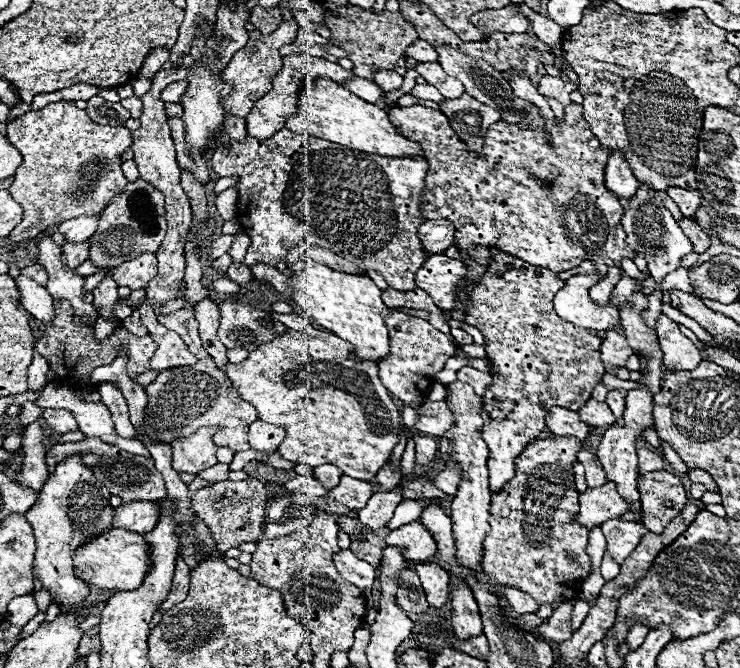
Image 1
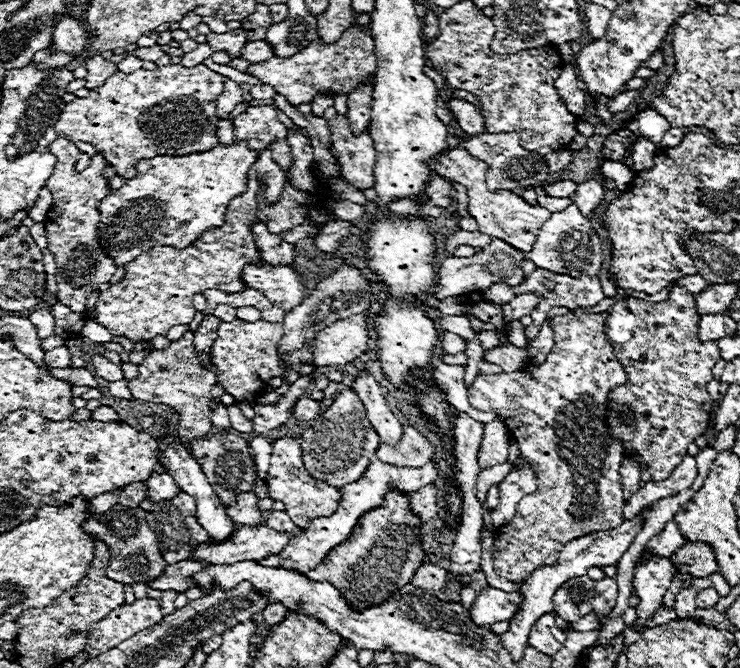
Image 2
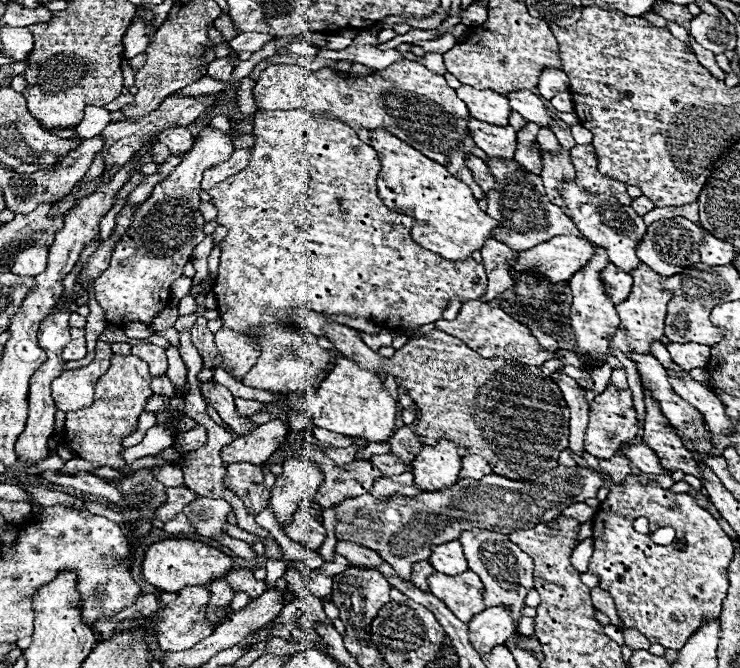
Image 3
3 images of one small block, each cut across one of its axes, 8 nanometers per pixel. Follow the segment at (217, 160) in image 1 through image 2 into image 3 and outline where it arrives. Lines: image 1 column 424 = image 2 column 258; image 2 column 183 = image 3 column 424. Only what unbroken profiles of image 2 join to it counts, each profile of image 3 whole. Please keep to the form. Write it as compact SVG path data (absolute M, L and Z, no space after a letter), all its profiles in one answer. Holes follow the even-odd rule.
M272 110L272 112L256 112L252 134L256 136L256 142L250 148L252 156L250 156L248 168L222 180L212 190L208 190L208 194L212 196L212 204L218 208L216 222L228 228L228 236L220 244L222 256L220 256L218 276L212 284L212 292L216 294L216 300L218 300L222 328L232 328L234 332L248 332L250 328L262 328L262 332L258 332L260 336L256 336L256 344L260 344L260 358L256 360L256 366L252 366L252 370L242 378L242 384L258 388L258 390L280 392L280 394L304 394L304 392L316 388L316 380L320 378L320 374L326 372L328 366L334 362L332 352L318 346L316 334L302 332L298 328L298 324L290 316L292 310L308 308L314 312L346 314L352 318L360 316L382 328L416 328L416 326L424 326L424 324L440 320L444 310L450 306L452 298L460 298L460 302L464 302L464 300L480 300L480 296L484 296L488 278L486 278L486 270L482 264L478 264L472 258L464 260L464 262L452 262L452 260L444 260L444 258L424 250L420 244L416 244L410 238L410 230L414 224L412 218L404 216L396 210L390 210L382 204L382 200L376 194L376 184L374 184L376 174L380 170L378 154L370 146L366 146L352 128L348 128L346 124L342 124L336 118L314 118L306 110Z

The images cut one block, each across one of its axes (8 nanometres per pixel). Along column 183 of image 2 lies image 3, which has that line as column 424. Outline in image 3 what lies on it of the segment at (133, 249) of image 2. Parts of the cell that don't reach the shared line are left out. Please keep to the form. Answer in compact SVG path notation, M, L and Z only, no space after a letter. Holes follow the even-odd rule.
M382 128L370 132L370 138L382 162L380 178L376 178L378 196L388 208L404 210L414 218L412 240L446 260L468 260L472 252L484 248L498 222L478 208L478 200L464 182L456 180L442 164L426 158Z

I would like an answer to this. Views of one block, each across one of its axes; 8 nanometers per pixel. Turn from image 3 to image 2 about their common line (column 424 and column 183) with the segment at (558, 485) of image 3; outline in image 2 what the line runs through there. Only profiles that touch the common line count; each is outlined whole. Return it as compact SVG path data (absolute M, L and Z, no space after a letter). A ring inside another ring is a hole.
M180 492L178 496L170 498L170 500L154 502L152 508L148 510L146 522L150 524L150 528L154 528L154 534L156 534L156 540L158 540L158 548L160 548L166 564L176 564L180 560L188 560L190 548L194 544L204 544L206 540L210 540L208 532L196 522L196 516L190 514L190 512L196 512L196 504L194 504L194 498L184 494L184 492Z

